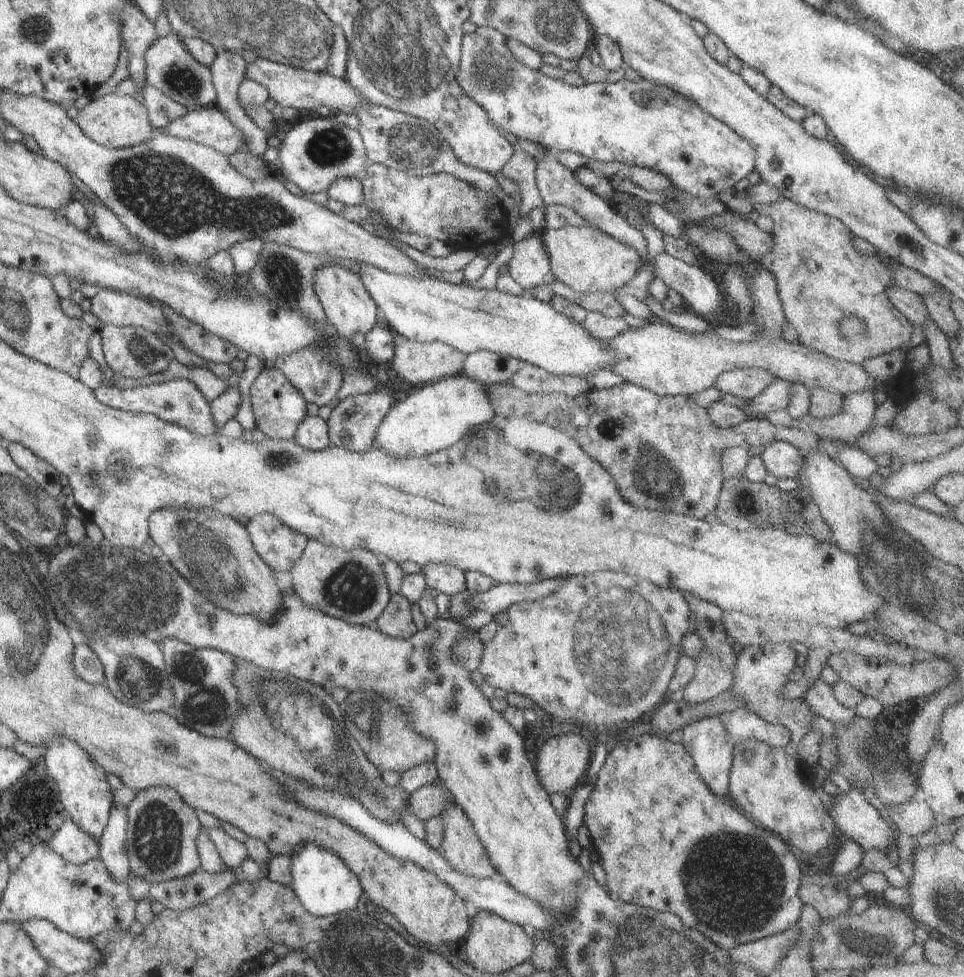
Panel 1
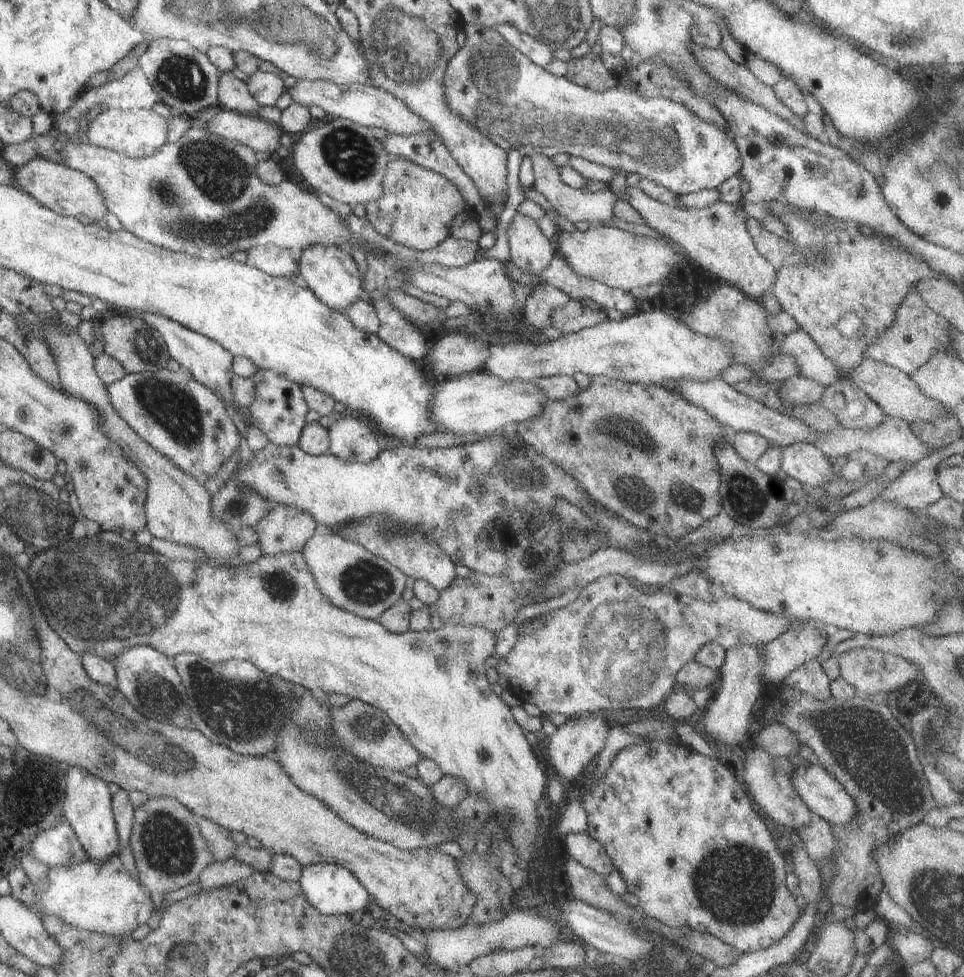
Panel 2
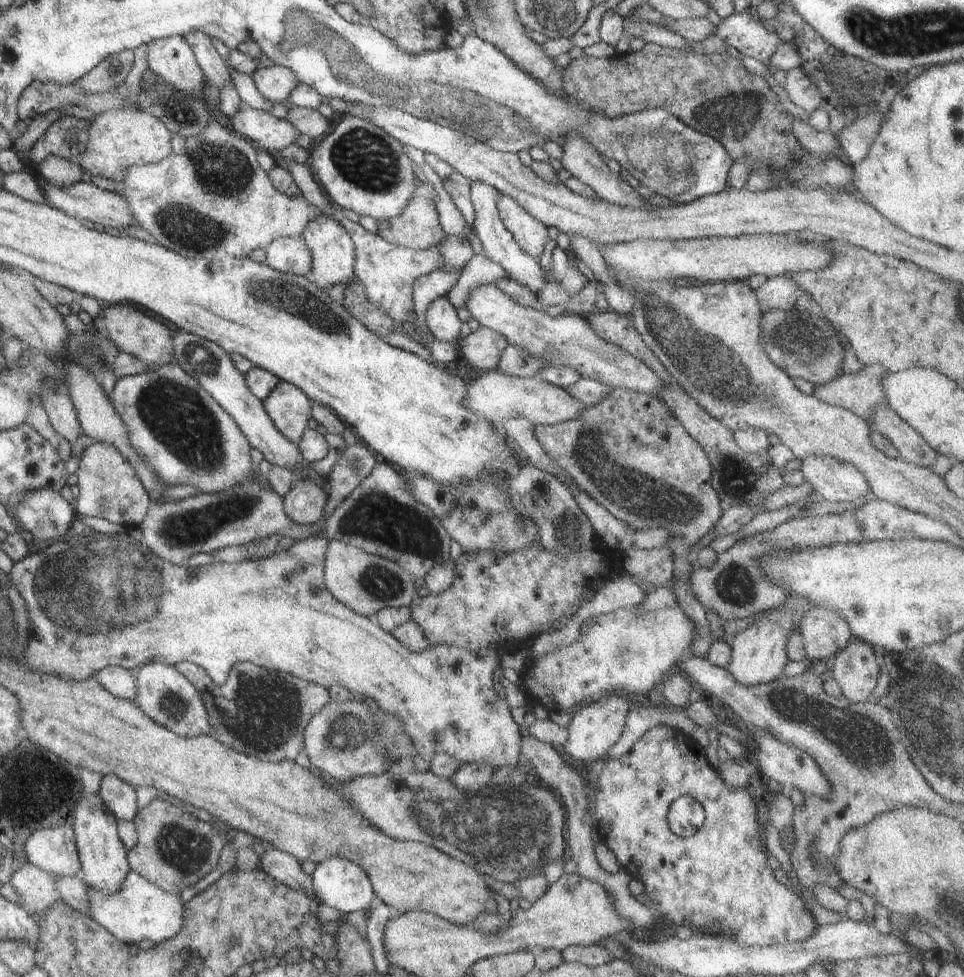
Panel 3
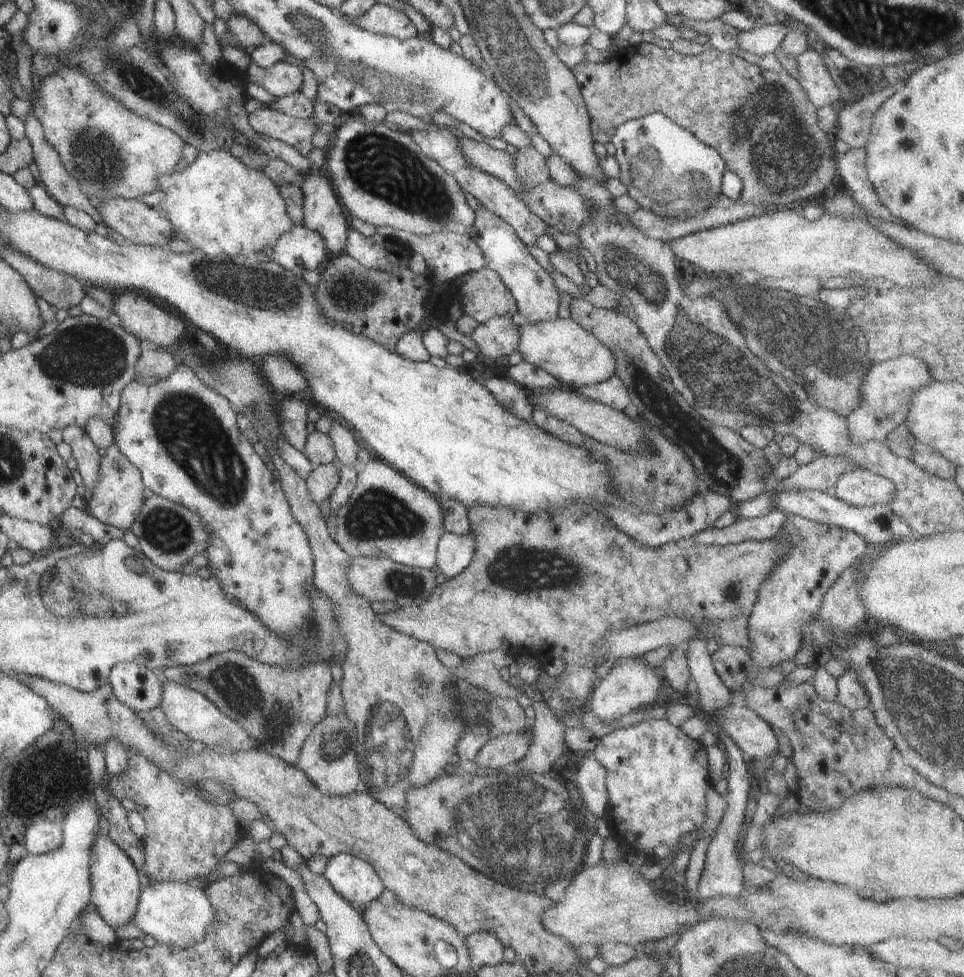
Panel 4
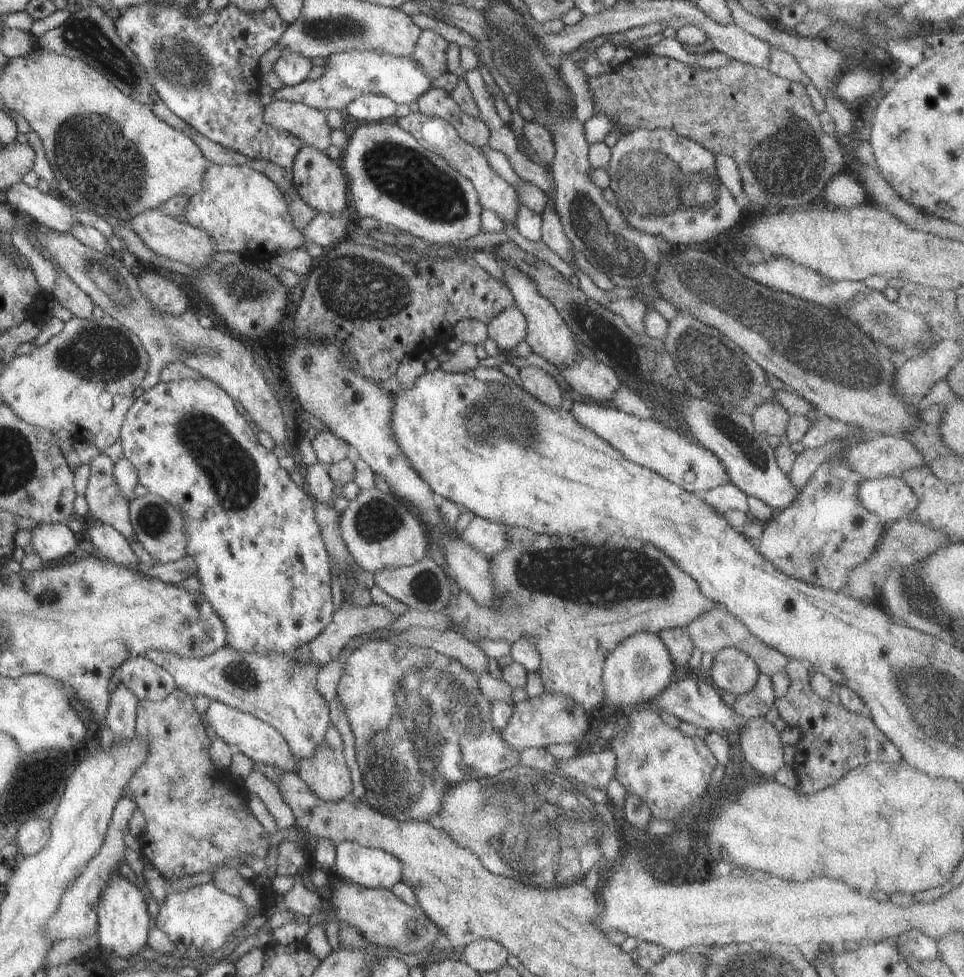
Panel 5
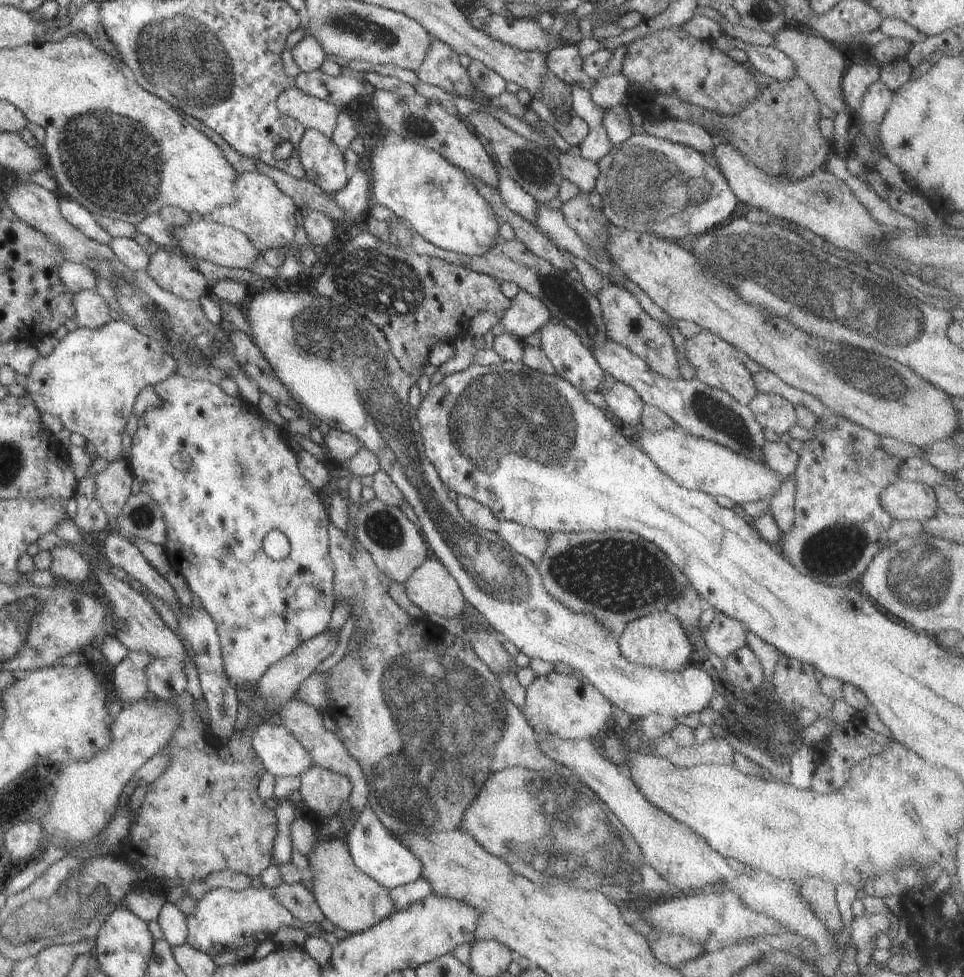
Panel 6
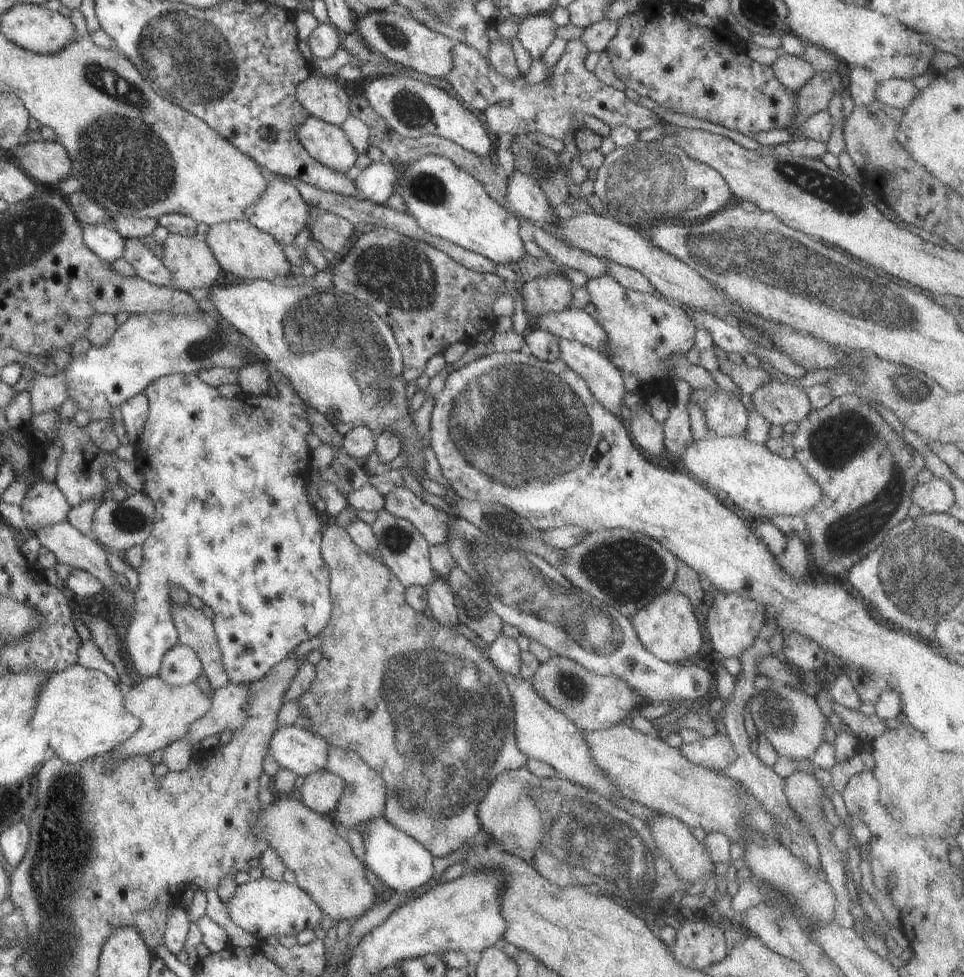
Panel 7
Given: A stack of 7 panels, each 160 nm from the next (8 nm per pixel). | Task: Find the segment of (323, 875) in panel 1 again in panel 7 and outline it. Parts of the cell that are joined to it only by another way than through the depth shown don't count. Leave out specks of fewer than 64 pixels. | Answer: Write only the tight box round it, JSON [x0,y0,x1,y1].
[362,816,433,892]

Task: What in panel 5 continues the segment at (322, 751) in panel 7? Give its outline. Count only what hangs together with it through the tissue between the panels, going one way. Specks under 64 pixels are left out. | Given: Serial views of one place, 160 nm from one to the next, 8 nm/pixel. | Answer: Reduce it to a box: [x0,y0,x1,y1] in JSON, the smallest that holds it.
[205,700,297,773]

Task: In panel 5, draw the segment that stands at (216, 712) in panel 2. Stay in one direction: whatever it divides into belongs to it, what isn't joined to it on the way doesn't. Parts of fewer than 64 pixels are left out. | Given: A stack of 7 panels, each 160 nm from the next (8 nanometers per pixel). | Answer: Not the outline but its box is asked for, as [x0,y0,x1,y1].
[145,645,331,762]

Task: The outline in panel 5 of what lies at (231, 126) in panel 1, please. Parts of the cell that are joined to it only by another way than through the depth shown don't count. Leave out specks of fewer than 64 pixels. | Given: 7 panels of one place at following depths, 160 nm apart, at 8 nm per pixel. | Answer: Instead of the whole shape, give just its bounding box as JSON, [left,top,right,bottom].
[263,100,330,152]

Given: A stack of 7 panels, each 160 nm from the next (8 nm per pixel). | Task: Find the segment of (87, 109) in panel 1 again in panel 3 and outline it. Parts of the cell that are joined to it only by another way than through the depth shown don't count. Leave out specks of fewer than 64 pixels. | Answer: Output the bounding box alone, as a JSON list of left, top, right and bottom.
[81,110,173,180]

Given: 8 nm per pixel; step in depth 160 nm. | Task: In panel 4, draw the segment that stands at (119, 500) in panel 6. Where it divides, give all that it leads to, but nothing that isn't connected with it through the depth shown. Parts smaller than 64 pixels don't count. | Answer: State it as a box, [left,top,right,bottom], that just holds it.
[62,427,101,502]

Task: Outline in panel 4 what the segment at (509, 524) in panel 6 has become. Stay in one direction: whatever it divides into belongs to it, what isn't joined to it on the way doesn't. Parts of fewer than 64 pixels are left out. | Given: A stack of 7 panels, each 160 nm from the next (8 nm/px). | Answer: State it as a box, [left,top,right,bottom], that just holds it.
[436,530,476,579]

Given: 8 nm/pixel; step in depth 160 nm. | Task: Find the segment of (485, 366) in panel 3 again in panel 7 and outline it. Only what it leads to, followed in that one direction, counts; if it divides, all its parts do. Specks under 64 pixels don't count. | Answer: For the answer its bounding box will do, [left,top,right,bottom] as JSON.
[519,274,574,326]

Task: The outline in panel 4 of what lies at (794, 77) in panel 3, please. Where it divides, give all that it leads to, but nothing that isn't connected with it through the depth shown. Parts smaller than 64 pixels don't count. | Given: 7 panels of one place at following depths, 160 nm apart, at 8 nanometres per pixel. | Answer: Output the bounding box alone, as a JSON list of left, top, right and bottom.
[796,47,840,109]

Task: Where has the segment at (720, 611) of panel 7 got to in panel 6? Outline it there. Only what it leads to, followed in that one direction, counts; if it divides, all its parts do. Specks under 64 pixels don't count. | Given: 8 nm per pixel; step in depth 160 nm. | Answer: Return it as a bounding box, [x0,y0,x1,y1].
[703,612,747,659]

